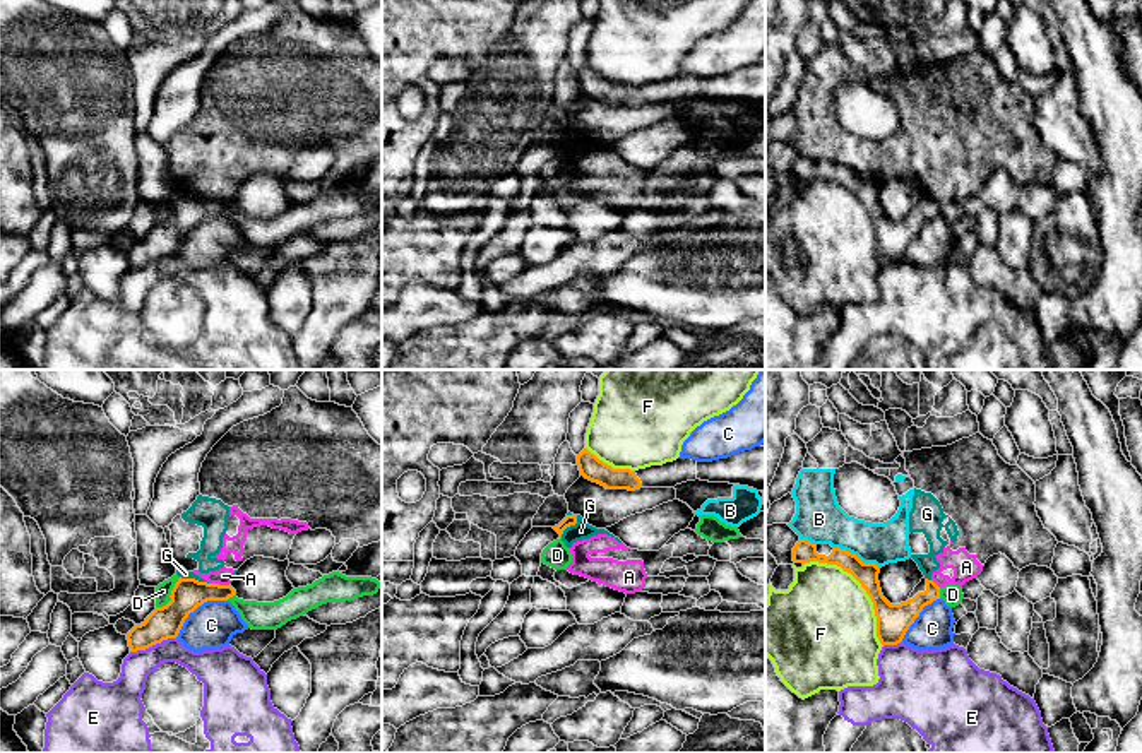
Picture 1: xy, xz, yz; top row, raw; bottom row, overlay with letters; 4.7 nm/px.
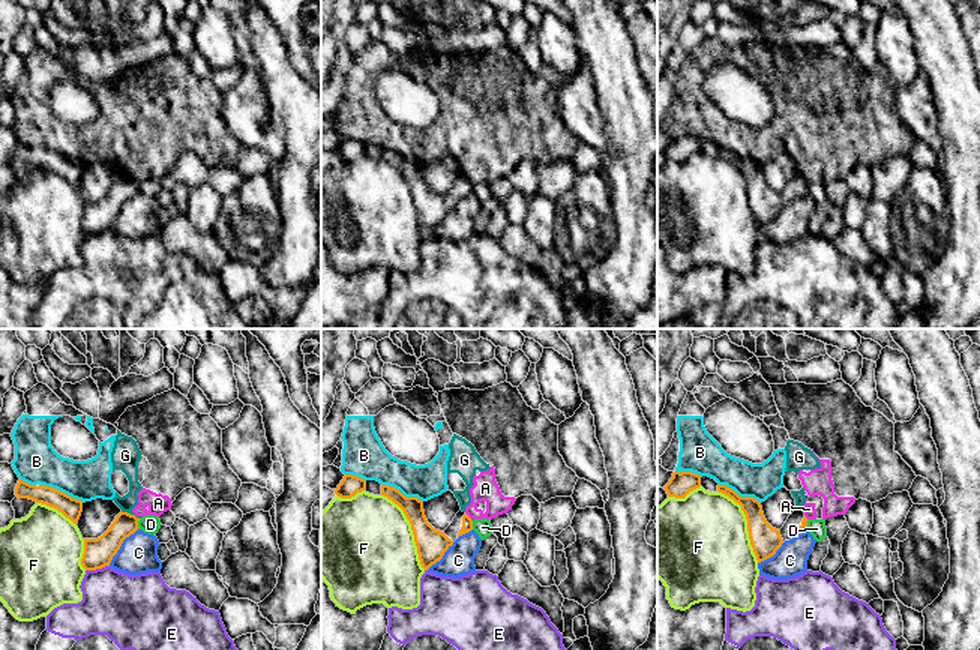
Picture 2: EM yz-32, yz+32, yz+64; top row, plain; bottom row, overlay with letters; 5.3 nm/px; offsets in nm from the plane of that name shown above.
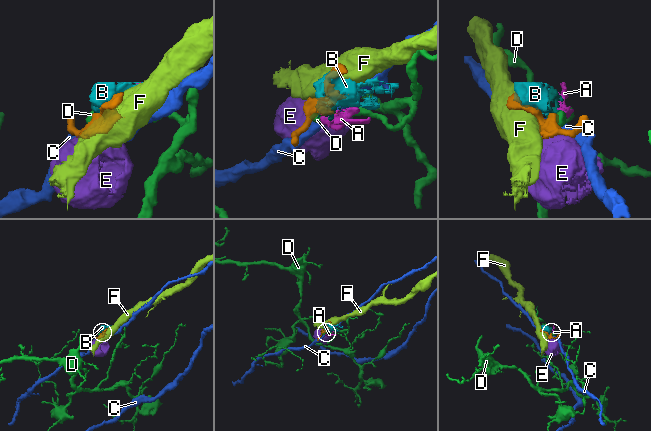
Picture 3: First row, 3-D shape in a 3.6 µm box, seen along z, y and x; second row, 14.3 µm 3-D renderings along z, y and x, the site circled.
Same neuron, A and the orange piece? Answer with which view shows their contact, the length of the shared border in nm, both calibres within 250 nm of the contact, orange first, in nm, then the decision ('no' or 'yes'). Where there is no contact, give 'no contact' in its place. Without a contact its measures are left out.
contact in xy; length 100 nm; calibres 150 and 80 nm; no

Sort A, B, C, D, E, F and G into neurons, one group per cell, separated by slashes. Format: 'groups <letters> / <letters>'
groups A B G / C / D / E / F

